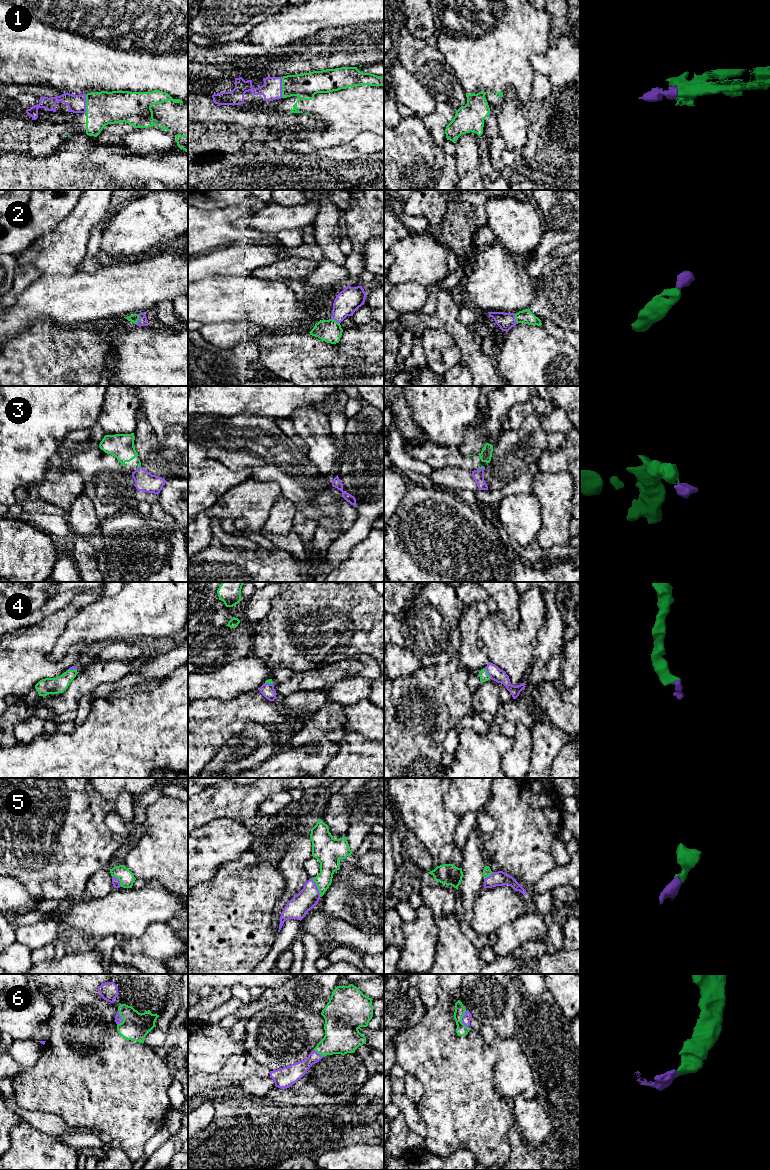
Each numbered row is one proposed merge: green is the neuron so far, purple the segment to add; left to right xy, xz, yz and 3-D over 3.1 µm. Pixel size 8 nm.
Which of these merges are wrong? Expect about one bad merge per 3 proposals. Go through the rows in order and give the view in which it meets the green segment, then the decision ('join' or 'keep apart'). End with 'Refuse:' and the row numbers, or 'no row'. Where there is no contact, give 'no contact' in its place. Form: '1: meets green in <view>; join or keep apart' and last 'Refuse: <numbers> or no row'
1: meets green in xz; join
2: meets green in xy; join
3: meets green in yz; keep apart
4: meets green in yz; join
5: meets green in xz; join
6: meets green in yz; join
Refuse: 3

